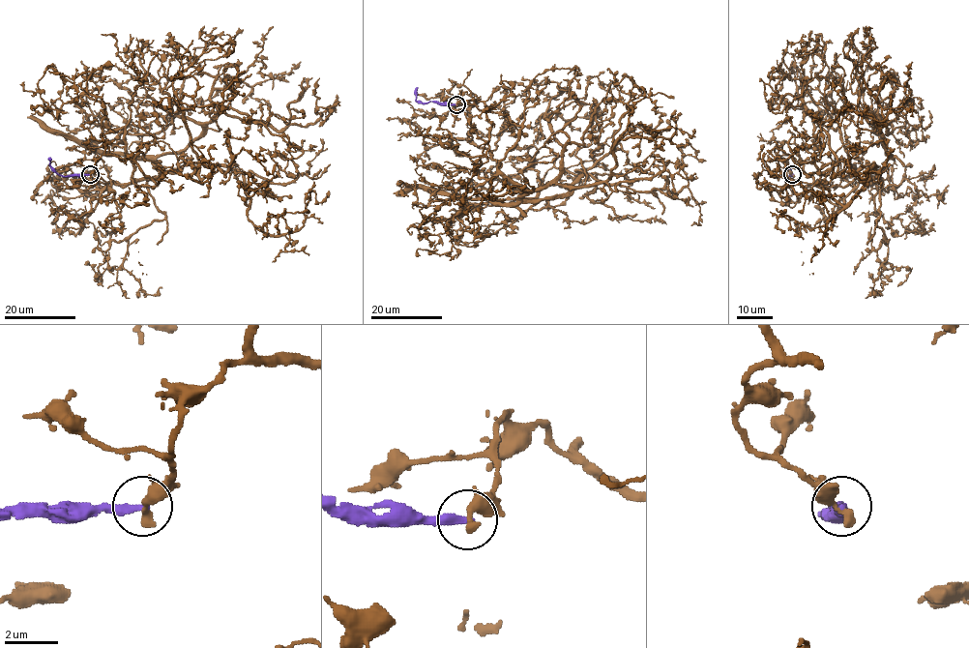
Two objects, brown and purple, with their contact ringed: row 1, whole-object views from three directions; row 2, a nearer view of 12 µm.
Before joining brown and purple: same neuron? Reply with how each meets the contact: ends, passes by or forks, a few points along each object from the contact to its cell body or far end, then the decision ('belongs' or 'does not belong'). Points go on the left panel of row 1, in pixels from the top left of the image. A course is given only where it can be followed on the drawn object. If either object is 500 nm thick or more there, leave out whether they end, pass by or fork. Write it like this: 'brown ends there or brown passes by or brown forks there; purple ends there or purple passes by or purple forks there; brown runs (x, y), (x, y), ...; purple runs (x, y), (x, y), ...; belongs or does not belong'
brown ends there; purple ends there; brown runs (90, 174), (115, 155), (154, 187), (132, 179), (220, 111), (283, 131), (329, 107), (319, 125); purple runs (90, 174), (59, 175), (49, 164), (51, 159); does not belong

